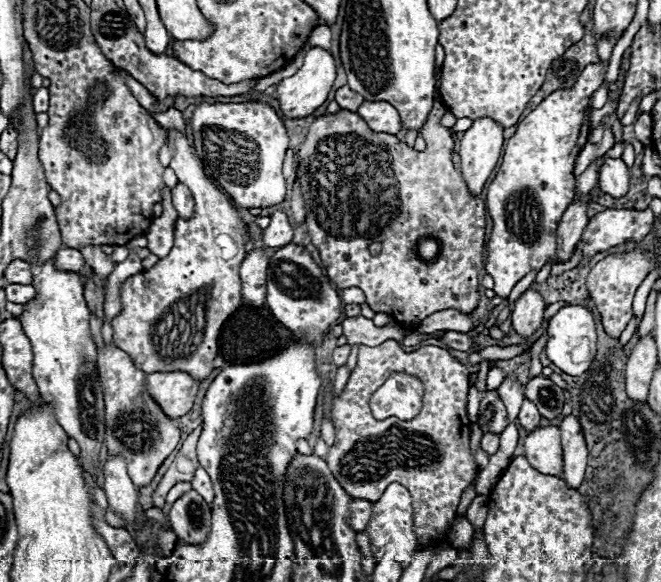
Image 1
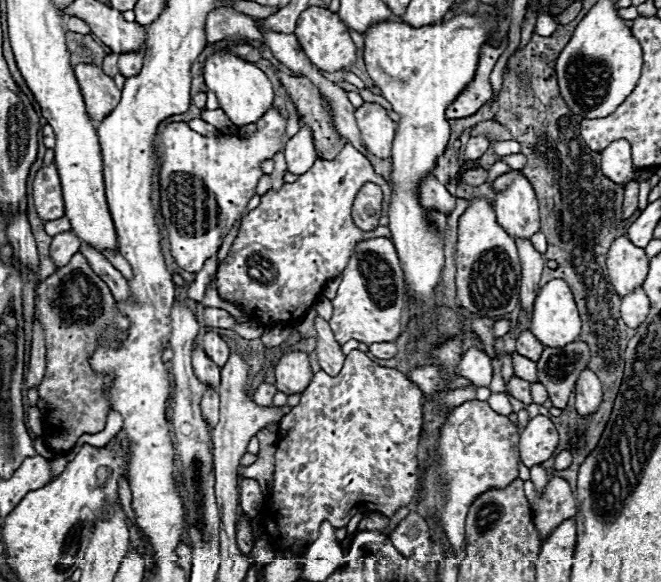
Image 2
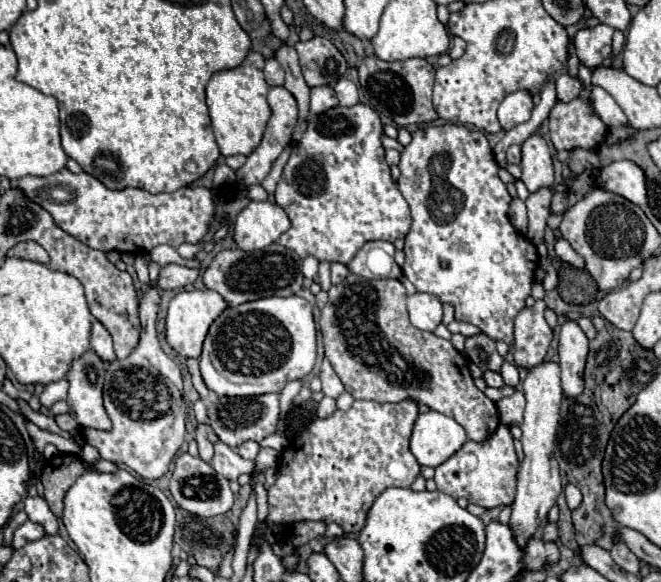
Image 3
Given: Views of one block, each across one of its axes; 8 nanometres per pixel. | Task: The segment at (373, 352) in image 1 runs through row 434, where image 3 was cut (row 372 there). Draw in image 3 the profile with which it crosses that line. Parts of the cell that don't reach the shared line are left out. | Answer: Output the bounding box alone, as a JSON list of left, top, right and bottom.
[320,274,500,442]

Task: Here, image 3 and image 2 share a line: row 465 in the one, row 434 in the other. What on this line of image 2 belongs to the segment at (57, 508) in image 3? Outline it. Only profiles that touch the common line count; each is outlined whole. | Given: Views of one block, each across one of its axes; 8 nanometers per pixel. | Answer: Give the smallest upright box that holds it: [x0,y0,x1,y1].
[36,252,130,452]

